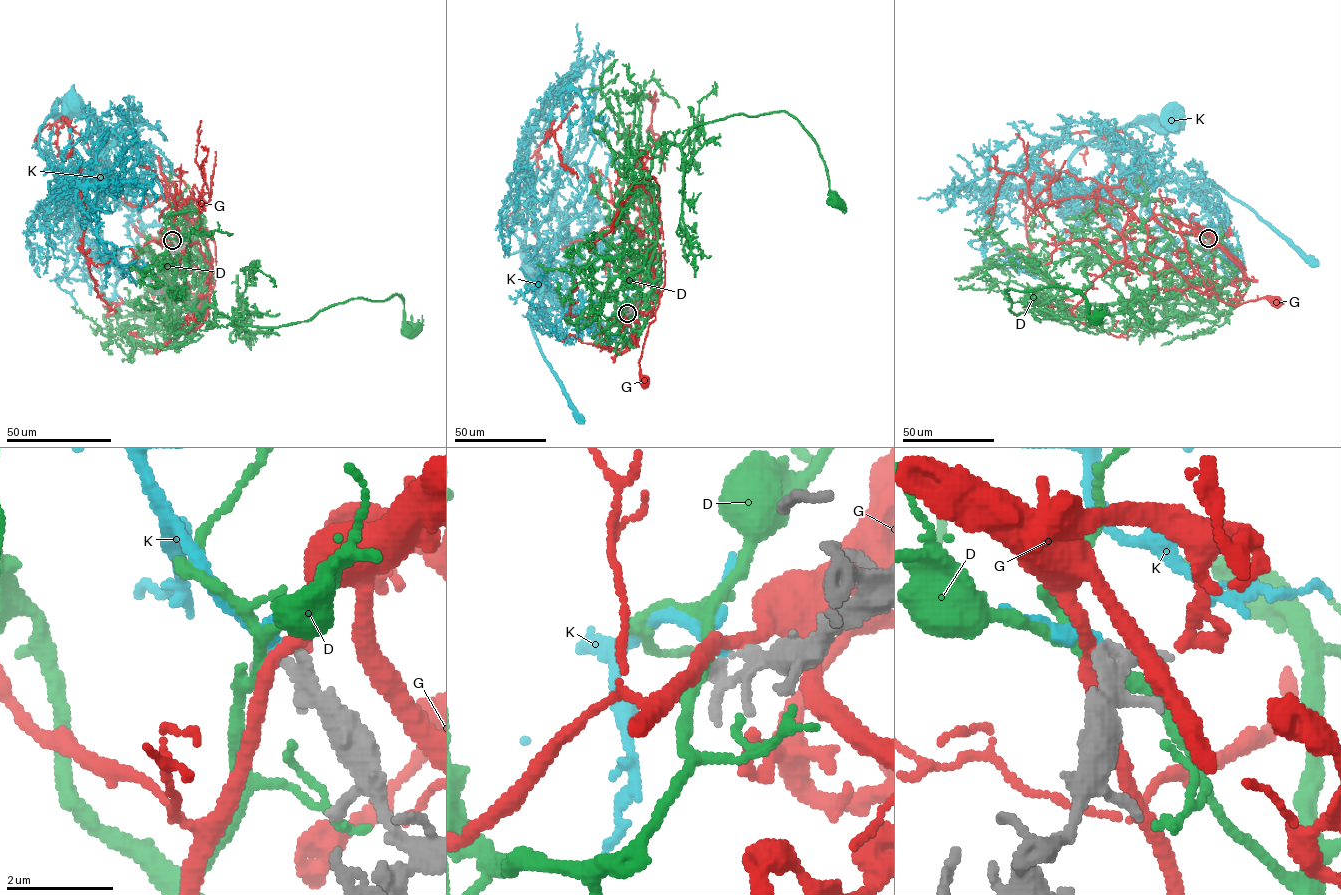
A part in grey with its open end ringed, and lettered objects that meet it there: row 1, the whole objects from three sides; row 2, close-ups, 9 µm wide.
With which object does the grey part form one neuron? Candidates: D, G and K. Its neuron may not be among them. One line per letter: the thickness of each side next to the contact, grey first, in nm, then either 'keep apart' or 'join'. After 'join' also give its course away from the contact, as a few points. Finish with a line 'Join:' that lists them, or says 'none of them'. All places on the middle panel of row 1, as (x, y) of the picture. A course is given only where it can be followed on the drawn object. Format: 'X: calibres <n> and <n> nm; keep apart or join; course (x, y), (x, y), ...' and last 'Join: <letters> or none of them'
D: calibres 240 and 240 nm; keep apart
G: calibres 180 and 280 nm; keep apart
K: calibres 300 and 200 nm; join; course (627, 313), (598, 332), (547, 291), (531, 191), (513, 173), (522, 253), (542, 272)
Join: K

